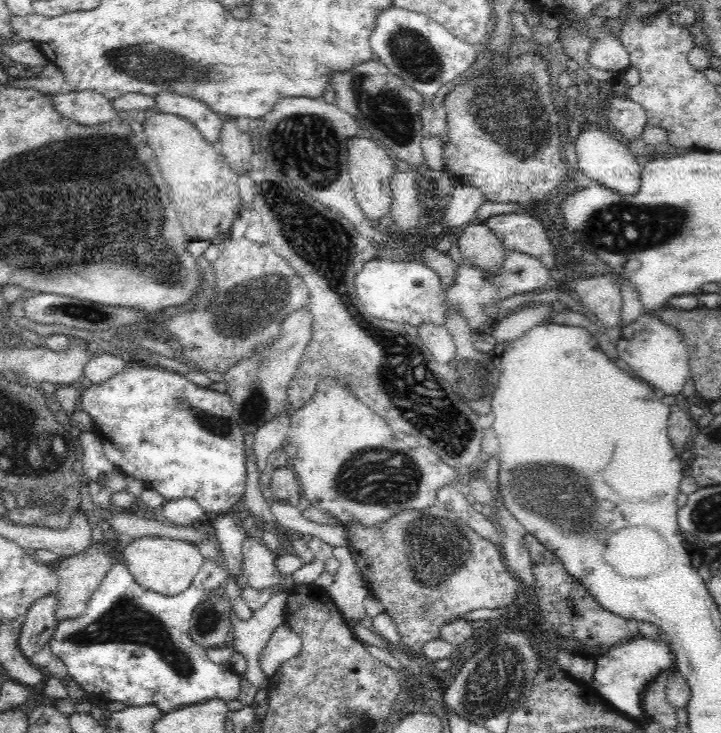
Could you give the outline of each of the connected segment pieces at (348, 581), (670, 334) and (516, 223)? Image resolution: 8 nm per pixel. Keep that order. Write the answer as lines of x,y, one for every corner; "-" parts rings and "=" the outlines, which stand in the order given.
347,546
333,547
332,556
337,558
339,569
327,589
328,595
345,619
367,623
363,602
369,590
360,576
354,557
=
642,314
634,323
620,329
618,356
640,376
664,394
678,394
691,378
689,354
679,332
672,326
662,323
658,314
=
522,211
491,216
484,224
501,240
507,251
522,252
539,258
550,271
555,268
555,247
542,220

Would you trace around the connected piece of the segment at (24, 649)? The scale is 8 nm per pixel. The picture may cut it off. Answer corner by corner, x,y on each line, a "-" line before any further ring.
52,592
46,598
36,600
28,608
26,616
22,618
18,647
20,647
20,652
28,658
28,661
36,652
40,652
54,636
58,622
54,617
58,602
55,594
56,592

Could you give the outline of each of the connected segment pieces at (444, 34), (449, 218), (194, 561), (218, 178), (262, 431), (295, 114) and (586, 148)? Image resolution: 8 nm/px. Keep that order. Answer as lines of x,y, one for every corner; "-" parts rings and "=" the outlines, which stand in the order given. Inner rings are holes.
395,4
378,14
369,45
376,60
425,98
431,98
440,86
459,79
460,76
467,76
478,60
476,46
455,38
441,24
426,15
402,10
=
456,182
451,195
440,222
445,230
458,231
475,220
474,214
485,198
477,188
460,182
=
148,535
127,541
123,550
123,559
134,581
148,589
164,596
176,596
192,584
203,561
206,559
200,553
198,546
182,541
182,539
162,538
=
151,112
146,117
141,117
141,123
143,126
142,138
148,146
152,147
155,157
157,158
158,166
160,167
160,172
162,173
162,176
164,176
164,180
168,182
168,186
172,186
172,190
170,190
170,198
172,198
172,202
174,202
174,206
176,206
176,212
180,214
180,222
182,222
182,226
184,226
184,232
188,234
188,240
210,241
215,237
222,237
227,240
229,237
228,230
230,230
230,226
232,226
234,218
238,216
238,212
240,212
240,210
243,208
241,194
239,193
239,188
237,185
239,176
231,169
231,166
228,164
228,162
226,162
226,159
223,157
220,151
212,147
207,140
204,140
202,133
189,120
186,120
181,116
176,116
175,114
=
290,411
274,415
268,422
259,426
254,432
253,454
256,456
257,469
262,471
269,466
269,454
282,447
288,440
290,429
=
286,97
280,98
272,106
272,112
263,116
263,123
260,146
264,150
262,159
270,171
284,173
288,184
296,185
322,205
345,216
359,235
370,242
388,242
384,234
374,229
355,199
348,170
347,139
358,134
359,129
351,114
346,114
337,105
326,103
322,98
-
276,156
278,160
274,162
=
592,128
583,130
575,139
577,168
590,180
596,180
608,190
626,196
632,196
632,194
636,194
640,190
642,164
639,164
628,148
614,139
610,133
606,130

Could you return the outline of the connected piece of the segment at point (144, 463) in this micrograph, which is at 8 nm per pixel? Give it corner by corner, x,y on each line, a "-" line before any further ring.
130,362
125,366
119,374
113,378
102,382
101,384
93,384
87,390
82,392
82,396
78,401
82,408
80,410
90,414
94,421
94,430
100,441
102,441
102,449
104,449
104,457
108,458
112,464
116,465
121,472
134,476
138,480
142,480
148,488
157,490
165,500
174,500
179,498
193,498
203,508
205,513
210,512
226,512
230,510
241,498
244,497
244,488
246,488
246,455
244,453
244,433
238,426
233,415
233,404
231,398
225,391
216,387
202,388
189,382
185,376
181,374
165,371
160,366
147,366
145,364

